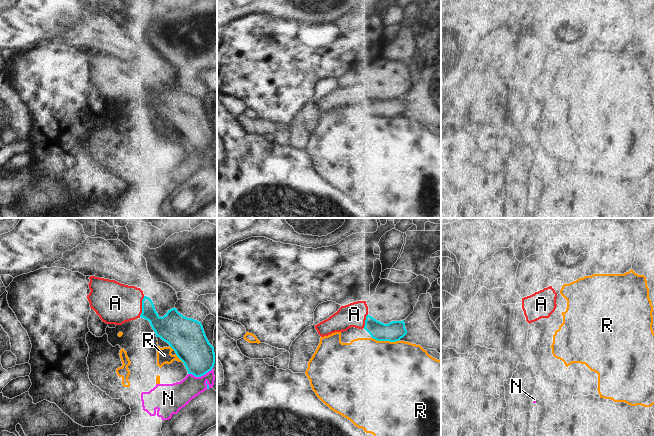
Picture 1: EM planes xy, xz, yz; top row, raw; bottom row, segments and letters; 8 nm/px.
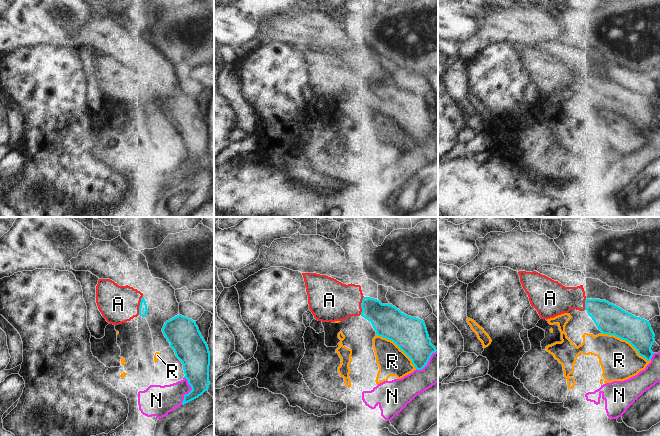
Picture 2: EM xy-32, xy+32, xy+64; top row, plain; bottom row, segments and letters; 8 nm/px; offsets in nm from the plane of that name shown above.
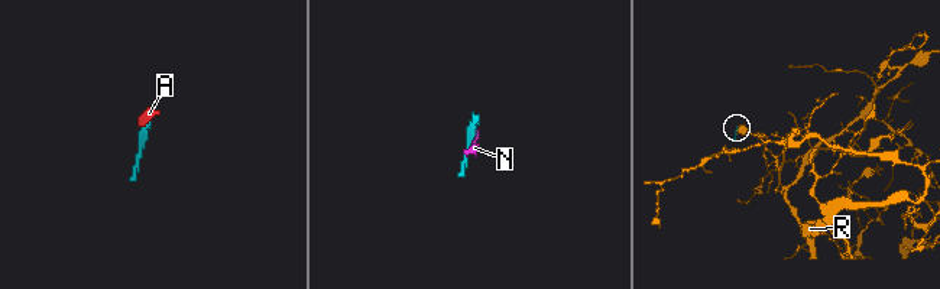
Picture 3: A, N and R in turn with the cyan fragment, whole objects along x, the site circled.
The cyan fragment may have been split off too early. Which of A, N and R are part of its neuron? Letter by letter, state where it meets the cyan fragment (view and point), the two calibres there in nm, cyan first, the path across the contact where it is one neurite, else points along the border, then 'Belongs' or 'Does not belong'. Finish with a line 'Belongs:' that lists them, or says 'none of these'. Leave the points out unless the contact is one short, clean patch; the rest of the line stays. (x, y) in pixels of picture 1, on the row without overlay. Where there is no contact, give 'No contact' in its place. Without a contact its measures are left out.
A: Touches cyan at xy (142, 82). Thickness 180 nm (cyan) against 340 nm. Path across: xy (165, 103), (142, 82), (130, 79), (115, 79). Belongs
N: Touches cyan at xy (201, 151). Thickness 280 nm (cyan) against 200 nm. Does not belong
R: Touches cyan at xz (385, 116). Thickness 160 nm (cyan) against 500 nm. Does not belong
Belongs: A.

